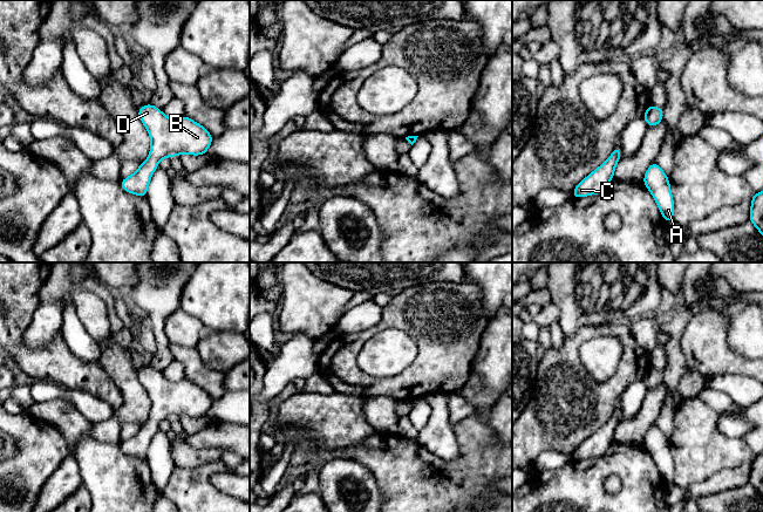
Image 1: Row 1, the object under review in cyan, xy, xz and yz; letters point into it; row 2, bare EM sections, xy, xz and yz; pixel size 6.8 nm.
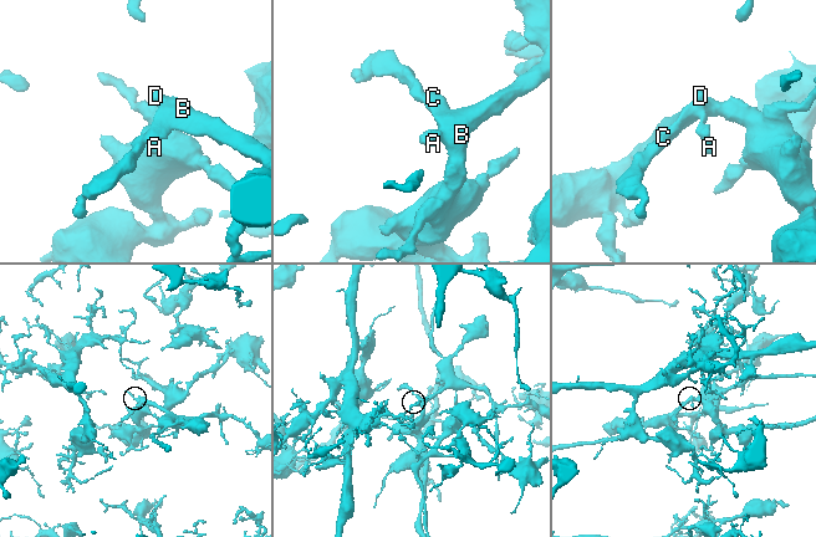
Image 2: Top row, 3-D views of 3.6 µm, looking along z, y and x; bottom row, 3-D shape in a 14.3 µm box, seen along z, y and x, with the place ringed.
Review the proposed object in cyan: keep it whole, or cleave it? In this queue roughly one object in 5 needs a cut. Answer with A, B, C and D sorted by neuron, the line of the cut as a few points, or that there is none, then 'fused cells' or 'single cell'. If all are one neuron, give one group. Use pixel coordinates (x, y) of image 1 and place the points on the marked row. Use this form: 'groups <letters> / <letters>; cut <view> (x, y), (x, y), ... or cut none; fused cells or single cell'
groups A B C D; cut none; single cell

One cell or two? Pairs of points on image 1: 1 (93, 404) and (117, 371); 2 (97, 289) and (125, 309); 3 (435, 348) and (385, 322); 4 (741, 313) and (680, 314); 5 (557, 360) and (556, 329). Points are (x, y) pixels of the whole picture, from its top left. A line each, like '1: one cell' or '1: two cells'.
1: two cells
2: two cells
3: one cell
4: two cells
5: two cells

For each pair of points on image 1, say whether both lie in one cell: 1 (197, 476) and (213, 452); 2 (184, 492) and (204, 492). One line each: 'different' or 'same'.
1: different
2: same

